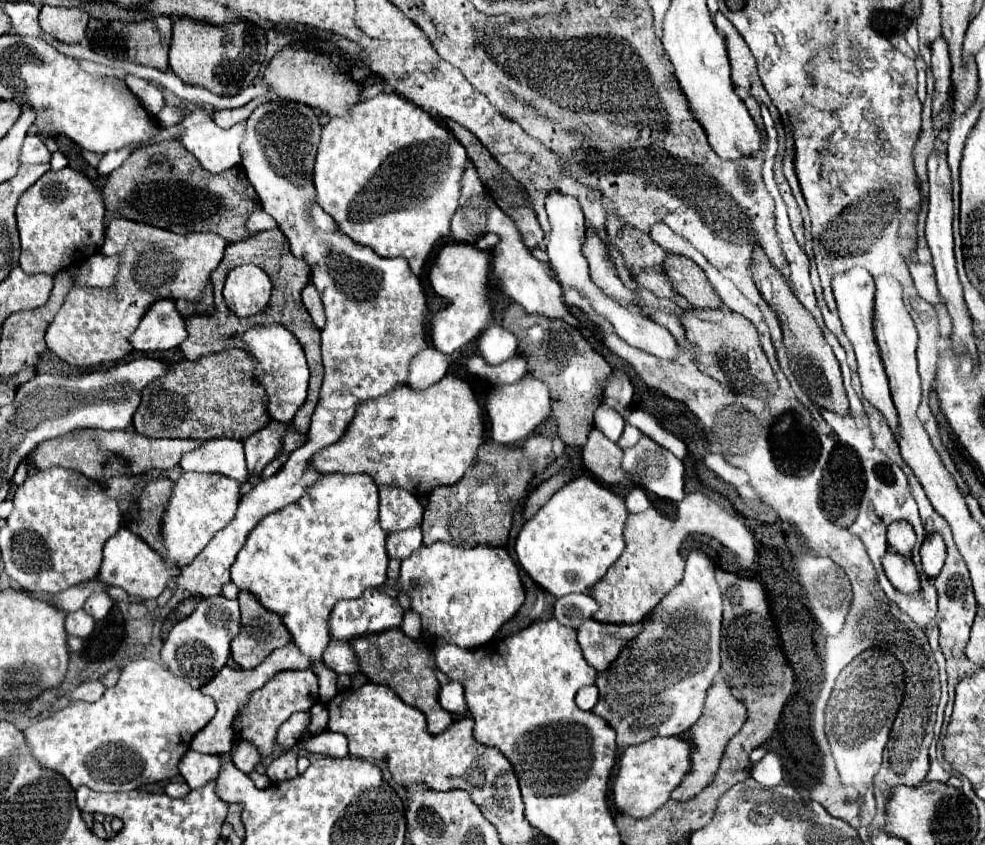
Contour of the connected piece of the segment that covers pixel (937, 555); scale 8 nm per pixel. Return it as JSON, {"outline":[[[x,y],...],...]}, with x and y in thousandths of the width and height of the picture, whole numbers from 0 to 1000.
{"outline":[[[941,632],[937,646],[935,646],[935,665],[937,665],[937,677],[943,684],[949,684],[959,665],[959,641],[955,632]]]}

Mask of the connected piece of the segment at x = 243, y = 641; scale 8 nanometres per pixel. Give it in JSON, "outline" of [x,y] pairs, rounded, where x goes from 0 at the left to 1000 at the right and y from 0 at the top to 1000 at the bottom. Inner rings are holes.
{"outline":[[[243,701],[243,717],[245,717],[245,748],[243,753],[235,760],[235,776],[245,791],[259,791],[263,788],[277,769],[289,764],[295,760],[295,750],[285,736],[281,727],[275,722],[267,720],[265,712],[253,703],[253,701]]]}

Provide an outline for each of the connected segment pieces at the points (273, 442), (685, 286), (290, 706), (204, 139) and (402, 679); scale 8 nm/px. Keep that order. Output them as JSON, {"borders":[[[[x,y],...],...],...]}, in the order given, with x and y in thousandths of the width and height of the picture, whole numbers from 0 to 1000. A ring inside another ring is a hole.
{"borders":[[[[275,497],[269,507],[261,509],[255,518],[247,522],[253,561],[263,561],[287,530],[291,502]]],[[[679,303],[675,308],[675,322],[685,343],[699,355],[706,364],[736,364],[734,355],[718,331],[716,322],[695,303]]],[[[316,791],[312,793],[287,793],[279,798],[261,821],[253,821],[253,828],[247,836],[247,843],[237,852],[239,876],[253,878],[261,885],[265,895],[275,895],[281,880],[281,864],[283,859],[297,845],[297,843],[314,843],[318,833],[324,828],[324,809],[322,800]]],[[[200,128],[196,130],[194,135],[190,135],[184,147],[182,147],[182,163],[184,163],[184,170],[200,185],[200,189],[204,192],[204,196],[212,204],[226,204],[230,199],[235,199],[235,194],[243,194],[245,192],[245,178],[243,178],[243,170],[245,170],[245,159],[247,159],[249,149],[247,147],[239,147],[235,151],[222,151],[214,135],[208,133],[206,128]]],[[[403,743],[391,746],[387,750],[373,750],[371,755],[358,755],[356,764],[364,779],[366,795],[373,798],[377,807],[399,814],[407,828],[429,840],[429,845],[434,847],[438,869],[446,869],[452,862],[456,862],[456,857],[460,854],[460,847],[454,840],[450,840],[446,833],[444,819],[446,819],[448,809],[442,800],[444,786],[442,786],[440,772],[434,764],[419,760],[417,755],[413,755],[409,750],[408,746],[403,746]]]]}

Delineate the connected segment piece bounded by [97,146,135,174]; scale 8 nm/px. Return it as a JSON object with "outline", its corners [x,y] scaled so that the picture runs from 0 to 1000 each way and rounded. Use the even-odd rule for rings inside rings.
{"outline":[[[127,173],[127,175],[119,178],[119,180],[107,182],[105,189],[103,189],[103,194],[101,194],[101,199],[98,199],[101,206],[113,206],[117,199],[121,199],[121,196],[131,187],[131,182],[135,180],[135,175],[137,175],[137,173]]]}

